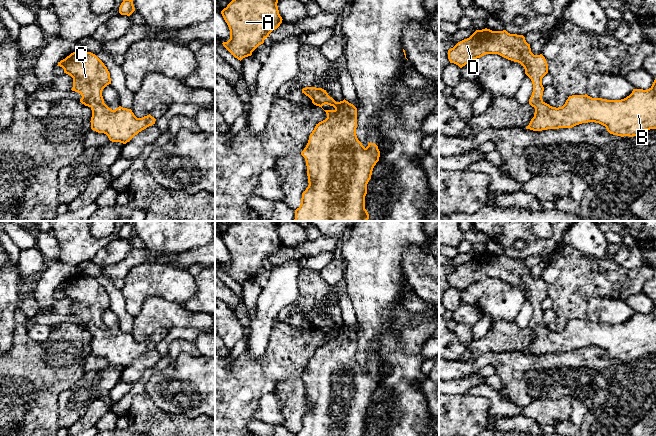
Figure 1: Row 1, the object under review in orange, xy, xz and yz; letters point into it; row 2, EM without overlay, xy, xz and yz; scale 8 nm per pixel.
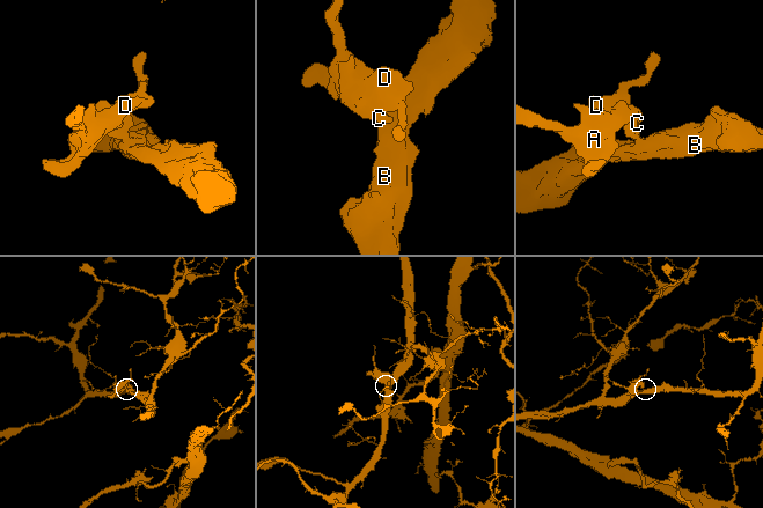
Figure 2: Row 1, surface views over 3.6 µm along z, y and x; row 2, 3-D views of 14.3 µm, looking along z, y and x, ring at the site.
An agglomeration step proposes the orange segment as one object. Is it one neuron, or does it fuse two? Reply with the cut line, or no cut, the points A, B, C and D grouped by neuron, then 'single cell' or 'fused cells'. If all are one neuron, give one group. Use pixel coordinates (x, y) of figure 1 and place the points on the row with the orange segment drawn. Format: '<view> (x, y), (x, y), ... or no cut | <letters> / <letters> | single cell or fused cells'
no cut | A B C D | single cell

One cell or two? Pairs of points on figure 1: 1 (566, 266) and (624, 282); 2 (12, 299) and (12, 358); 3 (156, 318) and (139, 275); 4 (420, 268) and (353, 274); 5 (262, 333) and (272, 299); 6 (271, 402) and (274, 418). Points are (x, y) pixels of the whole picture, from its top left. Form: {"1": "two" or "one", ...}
{"1": "one", "2": "two", "3": "two", "4": "two", "5": "one", "6": "one"}

